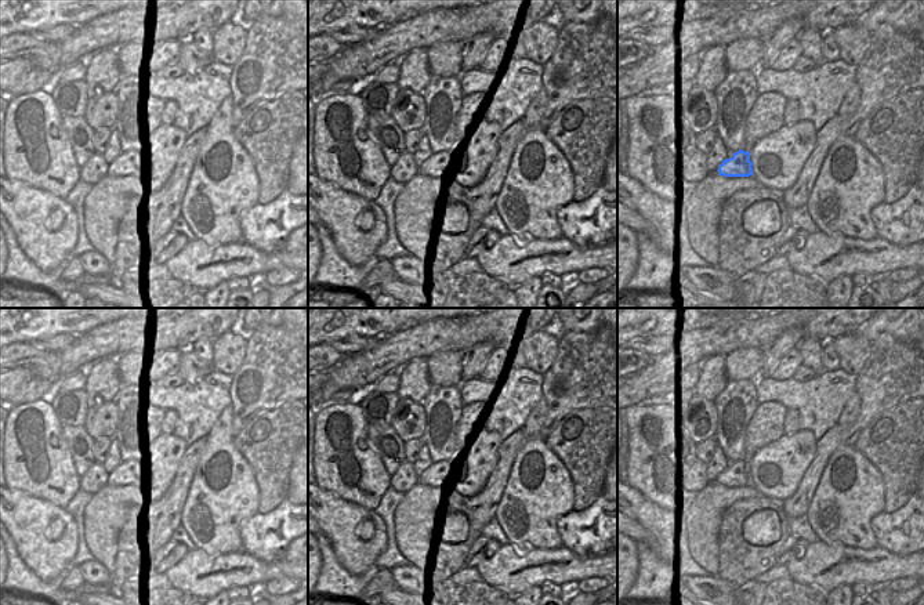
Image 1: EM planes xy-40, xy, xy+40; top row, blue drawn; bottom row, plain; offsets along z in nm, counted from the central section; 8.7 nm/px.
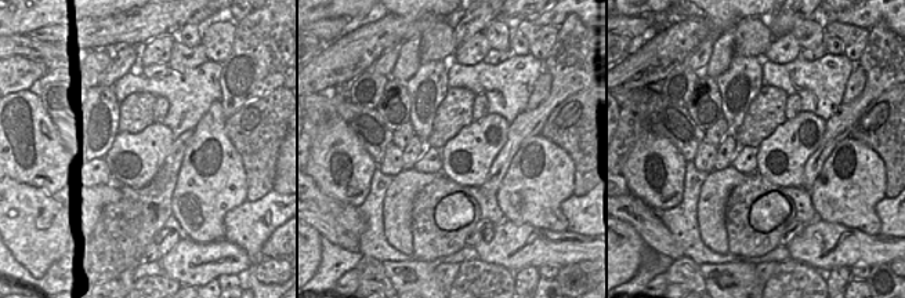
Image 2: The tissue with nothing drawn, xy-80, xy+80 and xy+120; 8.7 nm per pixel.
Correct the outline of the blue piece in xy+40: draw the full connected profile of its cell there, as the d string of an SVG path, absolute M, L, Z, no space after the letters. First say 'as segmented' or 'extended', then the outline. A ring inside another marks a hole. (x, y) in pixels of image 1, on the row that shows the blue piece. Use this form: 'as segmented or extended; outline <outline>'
as segmented; outline M739 149L729 159L718 166L718 174L724 177L749 177L751 175L750 152Z

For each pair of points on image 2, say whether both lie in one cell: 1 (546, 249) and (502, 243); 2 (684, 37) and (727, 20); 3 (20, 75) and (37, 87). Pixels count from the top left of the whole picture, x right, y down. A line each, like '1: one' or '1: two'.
1: one
2: two
3: two

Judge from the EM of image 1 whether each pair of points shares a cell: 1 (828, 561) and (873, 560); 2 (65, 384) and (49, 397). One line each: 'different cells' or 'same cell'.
1: same cell
2: same cell

